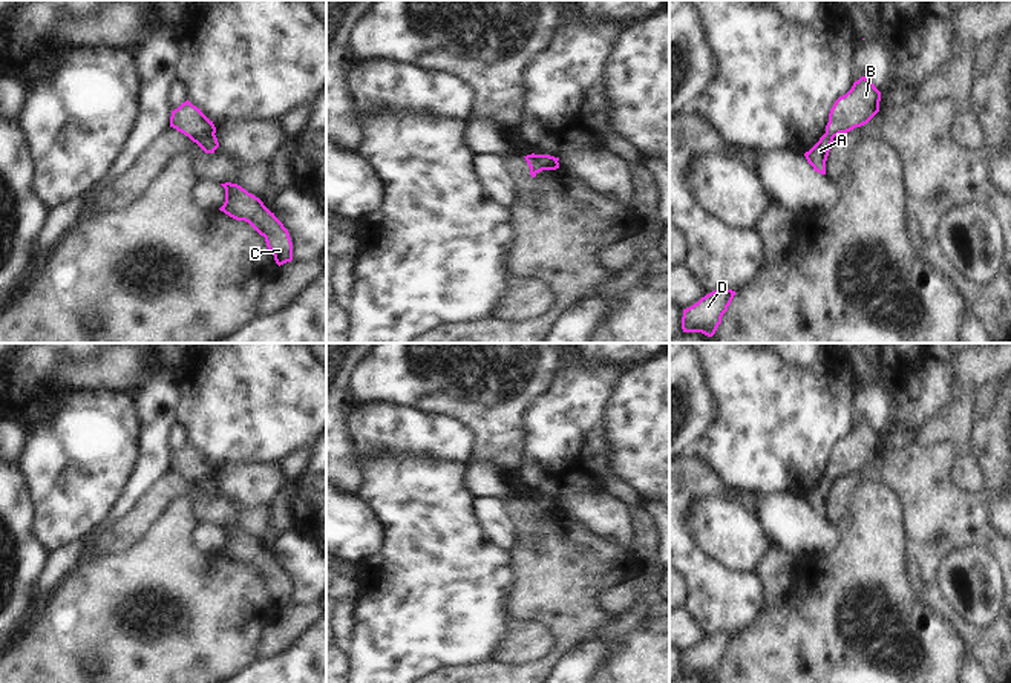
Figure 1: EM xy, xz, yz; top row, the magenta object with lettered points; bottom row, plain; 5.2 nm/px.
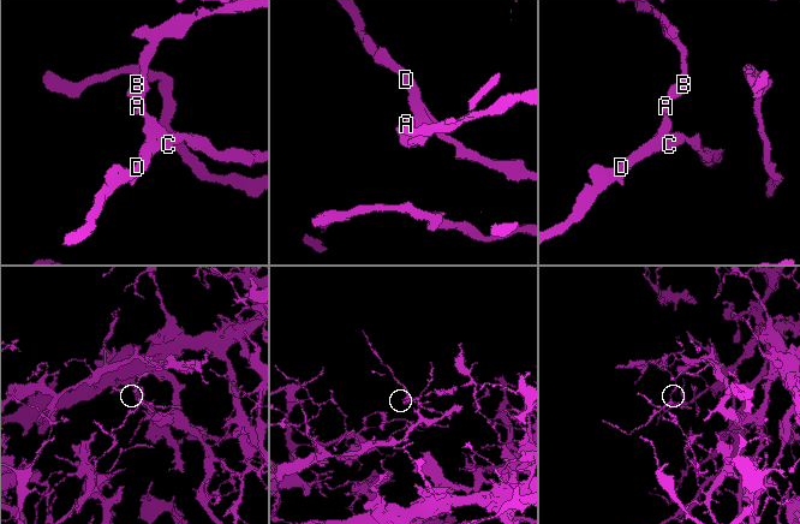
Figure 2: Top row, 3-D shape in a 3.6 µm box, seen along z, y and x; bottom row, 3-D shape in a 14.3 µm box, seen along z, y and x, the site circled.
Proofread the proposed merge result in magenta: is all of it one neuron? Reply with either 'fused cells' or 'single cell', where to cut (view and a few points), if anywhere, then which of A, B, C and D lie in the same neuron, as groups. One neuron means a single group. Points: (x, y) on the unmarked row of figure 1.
fused cells; cut xy (213, 477), (198, 477), (192, 483); groups A C D / B

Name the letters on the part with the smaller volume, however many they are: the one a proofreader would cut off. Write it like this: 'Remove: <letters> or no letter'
Remove: B

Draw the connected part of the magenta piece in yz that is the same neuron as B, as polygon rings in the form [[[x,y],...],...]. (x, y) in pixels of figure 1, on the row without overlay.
[[[861,420],[846,438],[835,444],[826,475],[838,479],[867,467],[879,455],[879,444],[881,435],[869,421]]]

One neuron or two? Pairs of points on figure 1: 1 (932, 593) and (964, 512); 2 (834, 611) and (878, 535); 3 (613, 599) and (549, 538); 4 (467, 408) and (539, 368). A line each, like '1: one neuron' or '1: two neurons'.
1: one neuron
2: one neuron
3: two neurons
4: one neuron

